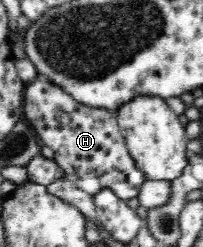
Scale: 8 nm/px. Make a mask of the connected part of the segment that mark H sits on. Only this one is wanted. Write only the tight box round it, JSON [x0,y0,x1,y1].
[22,77,145,201]

